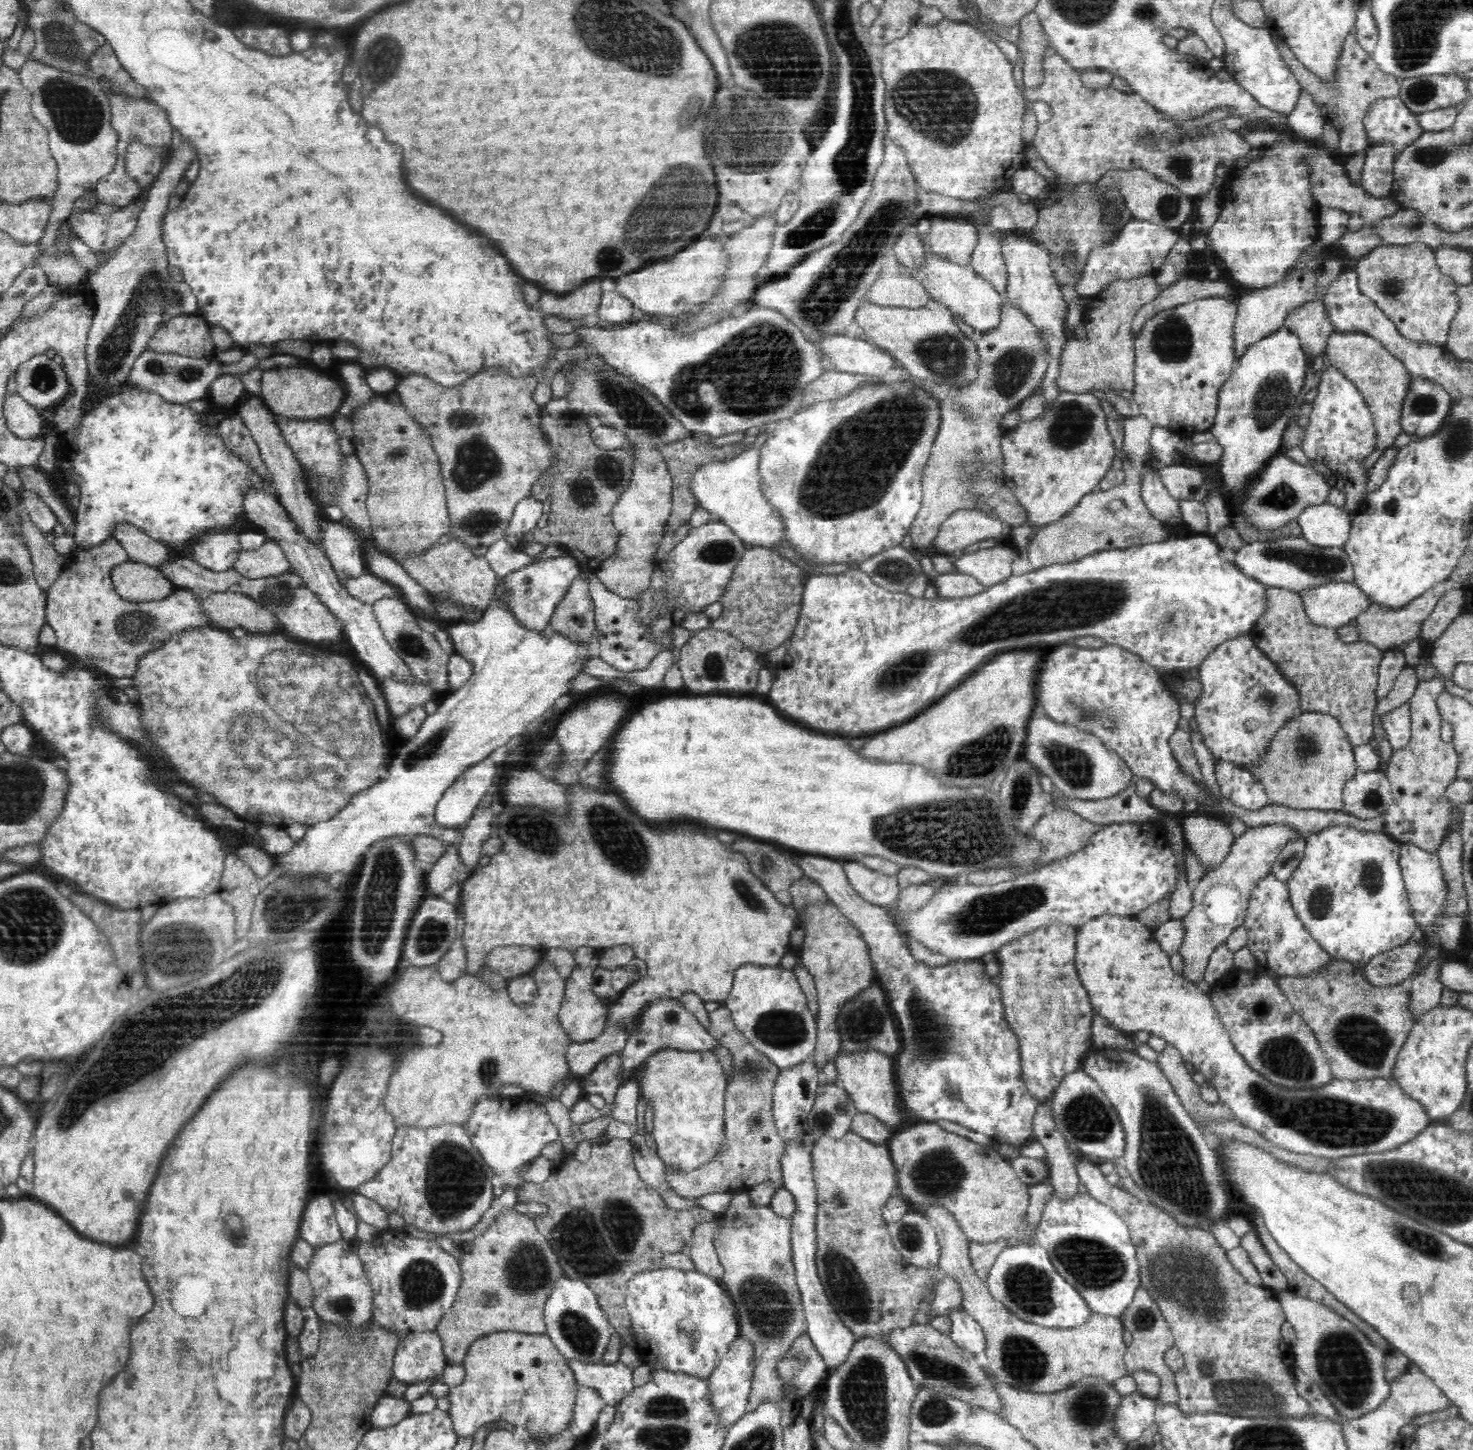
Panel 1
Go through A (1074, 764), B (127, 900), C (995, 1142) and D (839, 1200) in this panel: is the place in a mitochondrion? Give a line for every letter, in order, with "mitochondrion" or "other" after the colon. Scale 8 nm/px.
A: mitochondrion
B: other
C: other
D: mitochondrion

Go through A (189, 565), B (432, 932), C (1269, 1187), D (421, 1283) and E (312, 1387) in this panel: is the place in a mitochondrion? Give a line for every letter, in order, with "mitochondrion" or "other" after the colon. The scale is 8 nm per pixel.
A: other
B: mitochondrion
C: other
D: mitochondrion
E: other

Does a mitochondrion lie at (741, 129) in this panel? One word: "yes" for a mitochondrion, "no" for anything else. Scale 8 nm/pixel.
yes

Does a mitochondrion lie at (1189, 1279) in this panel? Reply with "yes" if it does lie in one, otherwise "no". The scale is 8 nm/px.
yes

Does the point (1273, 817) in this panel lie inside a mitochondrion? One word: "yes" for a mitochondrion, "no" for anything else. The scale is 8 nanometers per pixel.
no

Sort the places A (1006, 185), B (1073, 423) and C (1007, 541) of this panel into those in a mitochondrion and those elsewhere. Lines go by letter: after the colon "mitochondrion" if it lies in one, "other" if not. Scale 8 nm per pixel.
A: other
B: mitochondrion
C: other

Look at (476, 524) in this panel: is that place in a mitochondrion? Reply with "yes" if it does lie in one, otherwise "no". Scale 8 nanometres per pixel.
yes

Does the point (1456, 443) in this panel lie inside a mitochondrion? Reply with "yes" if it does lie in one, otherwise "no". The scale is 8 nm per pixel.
yes

